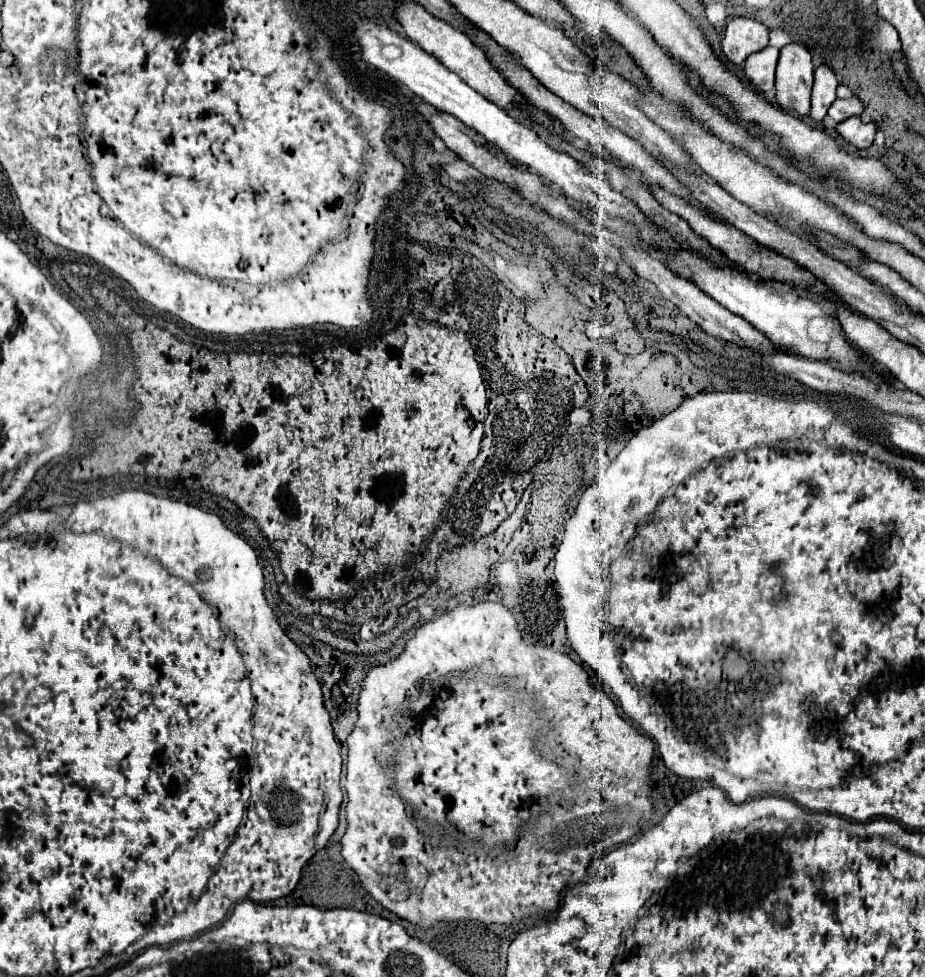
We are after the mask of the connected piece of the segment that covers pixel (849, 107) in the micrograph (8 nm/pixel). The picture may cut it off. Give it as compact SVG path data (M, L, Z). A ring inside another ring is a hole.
M849 97L849 99L837 99L833 101L833 105L829 107L829 117L835 123L841 123L853 115L861 115L863 113L863 103L857 97Z

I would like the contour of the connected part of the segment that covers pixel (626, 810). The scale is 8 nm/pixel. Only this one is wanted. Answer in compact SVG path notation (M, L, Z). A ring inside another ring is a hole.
M499 603L459 605L455 611L449 611L449 613L445 613L443 617L435 619L435 621L421 625L421 627L417 629L415 637L409 639L405 651L403 651L397 659L389 661L387 665L373 667L373 669L367 673L367 677L365 677L365 681L363 681L363 691L361 691L361 695L359 695L359 707L357 707L357 711L359 711L359 719L357 719L357 723L355 723L353 733L349 735L349 739L345 739L345 743L339 741L341 775L333 781L329 769L327 769L327 771L321 771L321 769L317 769L317 767L313 767L313 775L315 775L315 781L323 781L323 787L325 787L323 791L341 791L341 793L343 793L341 787L344 787L347 797L349 797L349 803L347 803L347 809L345 809L345 811L347 811L347 823L349 823L349 825L347 825L347 831L345 831L345 835L343 835L343 839L341 839L341 847L343 847L343 849L341 849L341 855L343 855L345 861L351 865L351 869L359 875L363 887L365 887L365 889L373 895L373 899L377 899L385 909L389 909L389 911L393 911L397 917L407 919L407 921L413 921L413 923L417 923L417 925L423 925L423 927L425 927L425 925L433 925L435 921L453 921L453 919L477 919L477 921L481 921L481 923L517 924L523 917L529 917L529 915L533 915L533 917L543 917L547 911L557 909L557 905L559 905L559 891L561 891L563 887L575 885L575 883L581 883L581 881L587 881L587 879L589 879L587 867L589 867L591 857L595 857L597 853L605 853L605 849L613 849L613 847L619 847L619 845L627 843L631 837L635 837L635 835L639 833L639 827L643 827L643 825L647 823L647 819L651 817L653 803L651 803L651 799L649 799L649 765L651 765L651 757L653 757L653 739L647 737L647 735L643 735L643 733L639 733L629 721L625 721L623 717L619 717L619 713L615 711L613 701L611 701L605 693L597 693L597 691L589 685L587 673L585 673L577 663L573 663L567 655L563 655L563 653L559 653L559 651L555 651L555 649L549 649L549 647L533 647L533 645L527 645L527 643L523 641L523 637L521 637L521 631L517 629L515 617L511 615L511 611L509 611L507 607L503 607L503 605L499 605ZM505 683L511 683L511 685L515 685L517 689L527 691L531 697L535 697L535 699L541 703L541 717L547 721L547 725L545 725L543 719L539 717L537 705L529 701L529 695L519 693L517 689L507 687ZM391 759L393 759L393 763L391 763L391 777L395 779L395 787L397 787L397 791L401 793L401 797L403 797L405 801L401 801L401 797L397 797L397 791L393 789L393 785L389 785L389 765L387 765L387 763L389 763ZM333 783L337 785L337 789L331 789ZM507 844L512 844L512 849L509 849L509 853L499 853L499 855L497 855L499 848L502 848L502 846L505 848Z

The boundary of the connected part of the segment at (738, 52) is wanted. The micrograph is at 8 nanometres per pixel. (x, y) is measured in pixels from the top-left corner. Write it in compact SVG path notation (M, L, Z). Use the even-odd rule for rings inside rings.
M737 17L727 23L721 47L731 63L741 65L751 53L765 49L767 43L769 43L769 29L761 21Z

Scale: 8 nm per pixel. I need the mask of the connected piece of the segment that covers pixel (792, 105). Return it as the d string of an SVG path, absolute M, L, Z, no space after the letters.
M789 43L781 49L777 75L775 75L775 97L781 109L797 115L809 113L809 95L813 85L813 63L811 53L805 45Z

